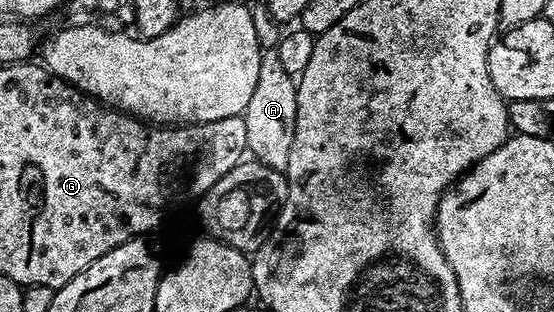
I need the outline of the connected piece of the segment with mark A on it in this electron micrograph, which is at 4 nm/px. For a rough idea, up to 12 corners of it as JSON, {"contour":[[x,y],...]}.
{"contour":[[264,50],[242,116],[250,158],[286,172],[296,86]]}

